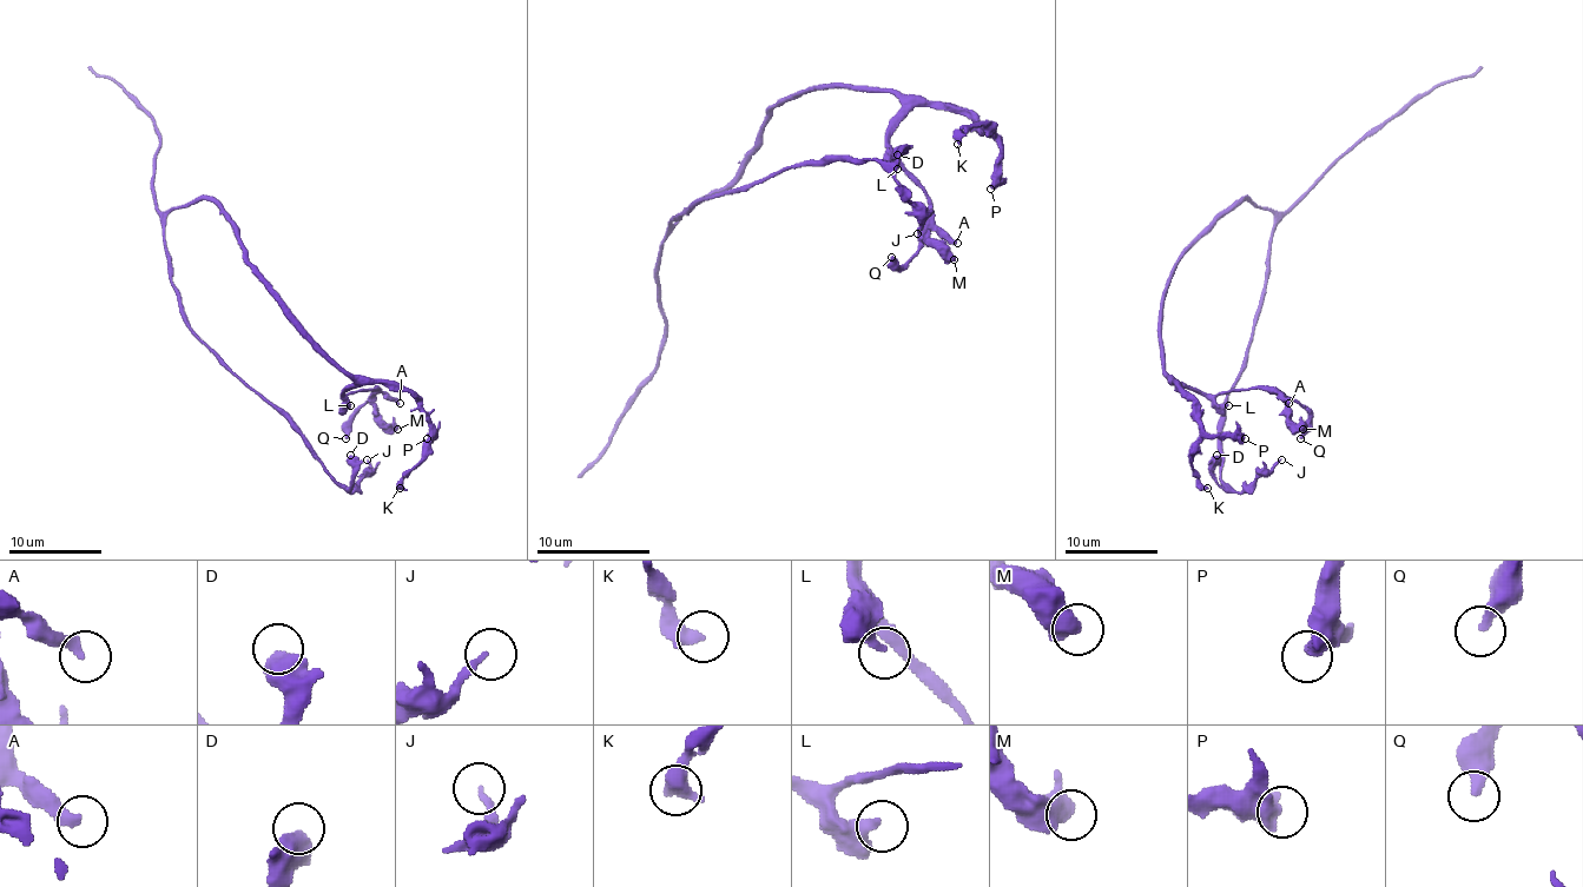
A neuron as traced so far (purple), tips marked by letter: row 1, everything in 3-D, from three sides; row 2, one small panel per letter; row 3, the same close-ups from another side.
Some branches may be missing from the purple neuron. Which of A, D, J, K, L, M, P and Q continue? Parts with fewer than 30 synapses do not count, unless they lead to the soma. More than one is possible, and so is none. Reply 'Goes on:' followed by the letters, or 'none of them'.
Goes on: none of them

